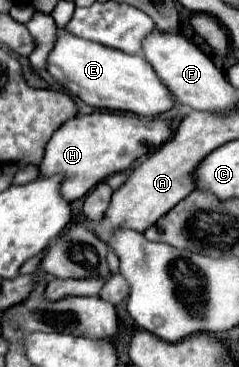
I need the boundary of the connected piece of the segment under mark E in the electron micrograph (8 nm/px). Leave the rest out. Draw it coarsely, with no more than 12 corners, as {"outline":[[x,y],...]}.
{"outline":[[66,31],[48,73],[96,109],[176,105],[142,55]]}

